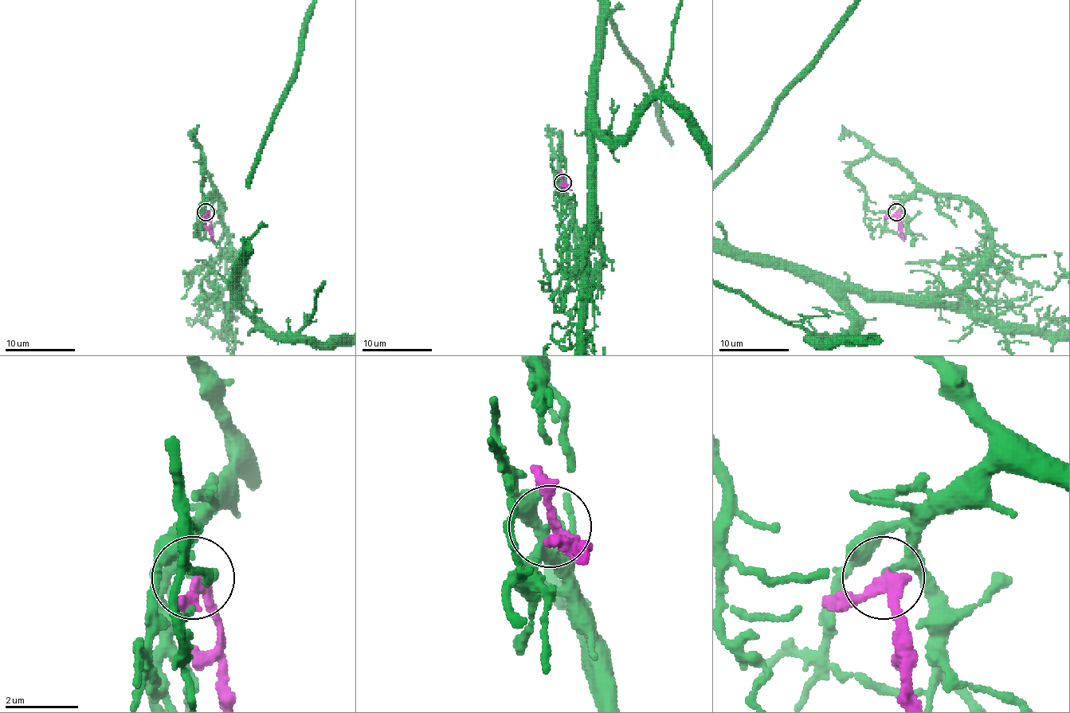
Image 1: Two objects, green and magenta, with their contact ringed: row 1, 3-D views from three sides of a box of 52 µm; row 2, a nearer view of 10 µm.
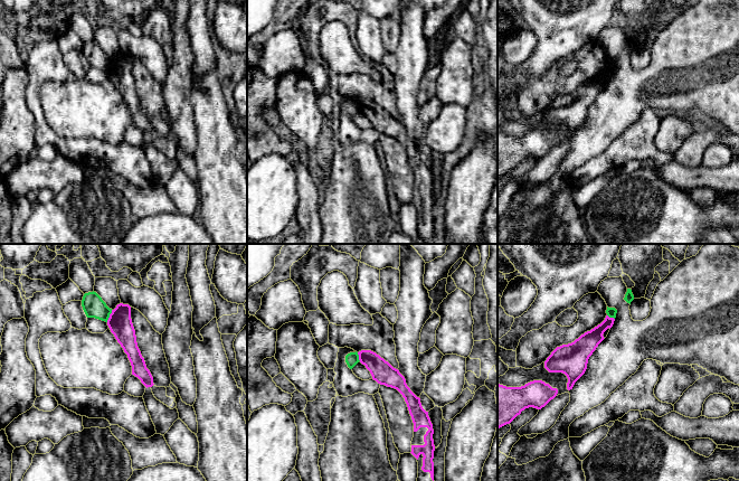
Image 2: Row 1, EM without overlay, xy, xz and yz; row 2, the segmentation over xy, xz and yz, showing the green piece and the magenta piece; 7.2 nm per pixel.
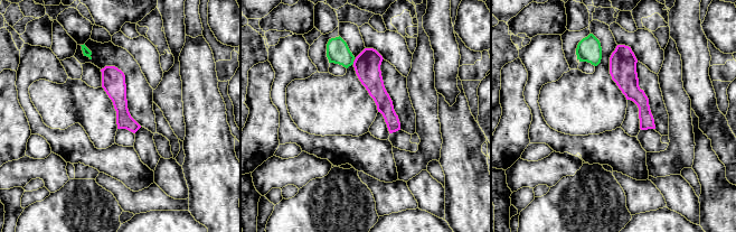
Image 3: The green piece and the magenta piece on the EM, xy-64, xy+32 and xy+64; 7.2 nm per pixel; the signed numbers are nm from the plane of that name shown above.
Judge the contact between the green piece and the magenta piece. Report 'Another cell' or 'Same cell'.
Another cell

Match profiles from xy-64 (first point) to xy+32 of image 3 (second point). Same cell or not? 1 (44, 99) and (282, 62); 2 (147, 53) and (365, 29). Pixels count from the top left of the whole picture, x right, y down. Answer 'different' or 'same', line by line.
1: different
2: same

